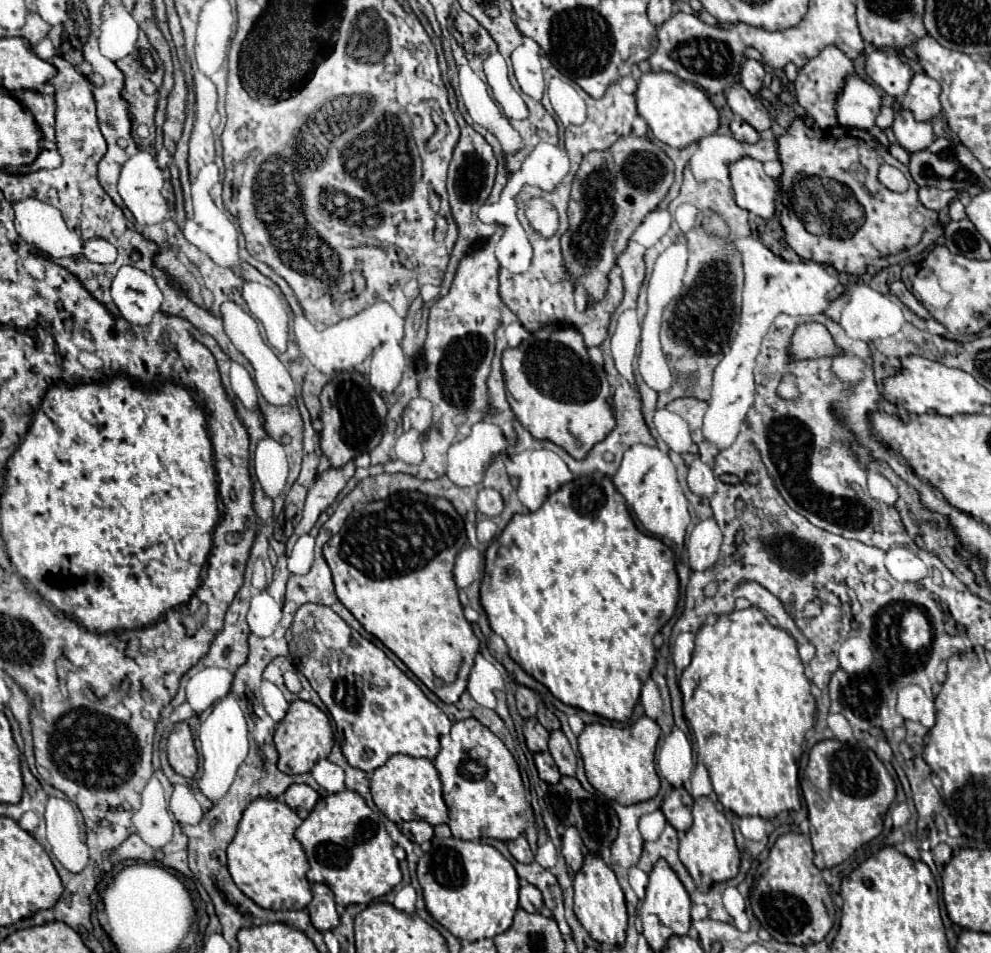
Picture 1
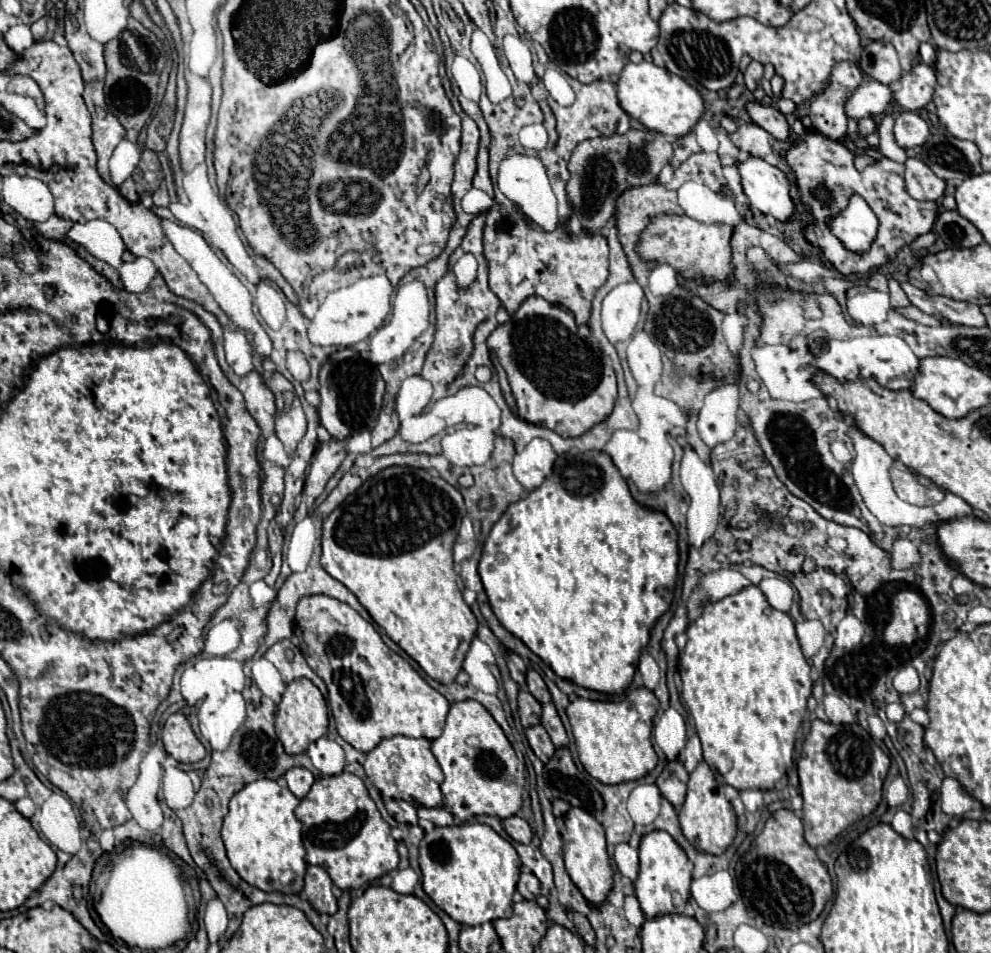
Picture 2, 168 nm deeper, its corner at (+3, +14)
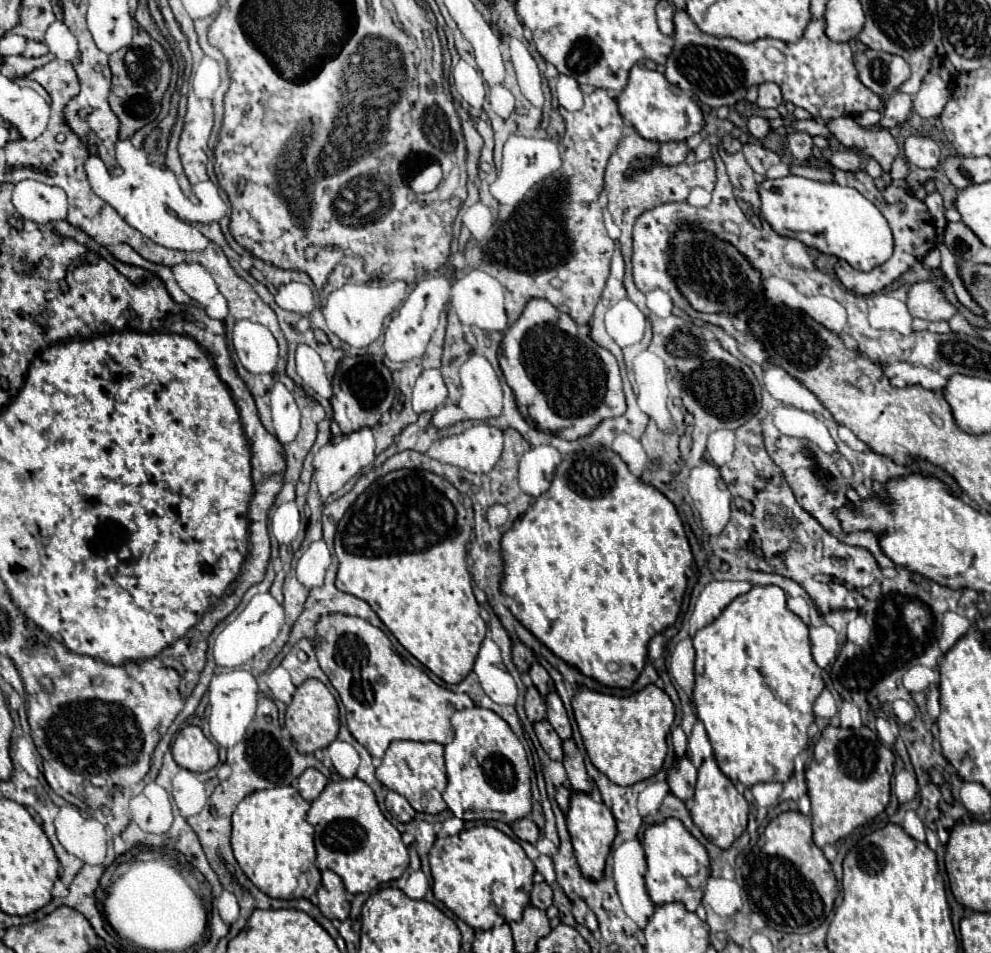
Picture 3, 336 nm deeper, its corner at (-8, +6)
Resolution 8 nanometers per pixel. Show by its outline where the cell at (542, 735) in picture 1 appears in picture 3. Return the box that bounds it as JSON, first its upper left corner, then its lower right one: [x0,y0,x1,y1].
[525,685,547,723]

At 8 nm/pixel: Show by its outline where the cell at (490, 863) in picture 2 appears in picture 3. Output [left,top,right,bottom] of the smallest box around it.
[429,825,535,929]

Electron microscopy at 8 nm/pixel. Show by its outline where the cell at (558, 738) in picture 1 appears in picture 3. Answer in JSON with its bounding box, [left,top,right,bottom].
[545,691,571,739]

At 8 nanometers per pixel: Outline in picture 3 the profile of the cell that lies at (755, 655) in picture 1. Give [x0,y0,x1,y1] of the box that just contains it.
[693,585,825,787]

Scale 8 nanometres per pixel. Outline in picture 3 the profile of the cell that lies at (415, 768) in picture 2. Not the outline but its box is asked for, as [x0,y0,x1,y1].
[377,741,447,815]

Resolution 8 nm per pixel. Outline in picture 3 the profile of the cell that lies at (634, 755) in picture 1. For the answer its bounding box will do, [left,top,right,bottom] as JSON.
[573,685,675,785]

